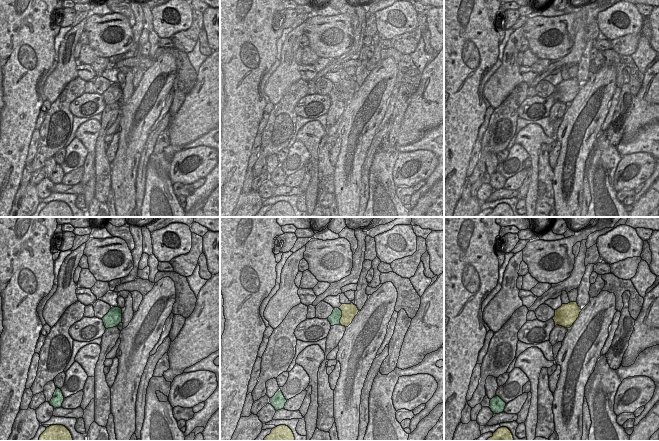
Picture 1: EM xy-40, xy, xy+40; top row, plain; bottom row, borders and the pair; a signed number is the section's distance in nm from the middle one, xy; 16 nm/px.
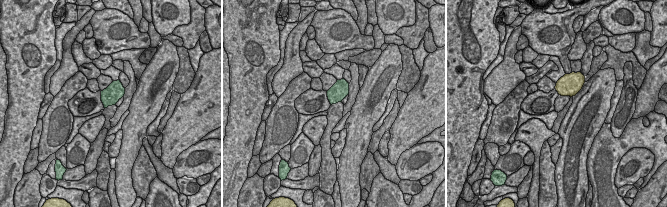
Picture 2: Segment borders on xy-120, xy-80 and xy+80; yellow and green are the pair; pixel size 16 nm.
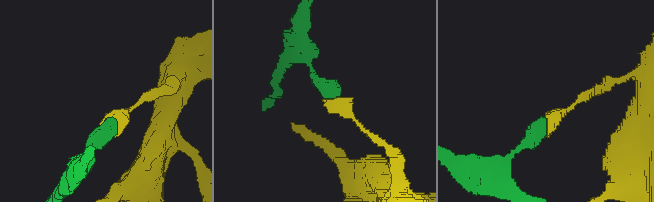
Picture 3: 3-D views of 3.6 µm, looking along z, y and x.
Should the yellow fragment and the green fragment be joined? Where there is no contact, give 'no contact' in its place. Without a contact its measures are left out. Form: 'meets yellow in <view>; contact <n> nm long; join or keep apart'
meets yellow in xy; contact 280 nm long; keep apart

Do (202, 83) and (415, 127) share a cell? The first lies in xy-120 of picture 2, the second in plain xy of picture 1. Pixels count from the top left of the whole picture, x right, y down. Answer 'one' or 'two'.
one

